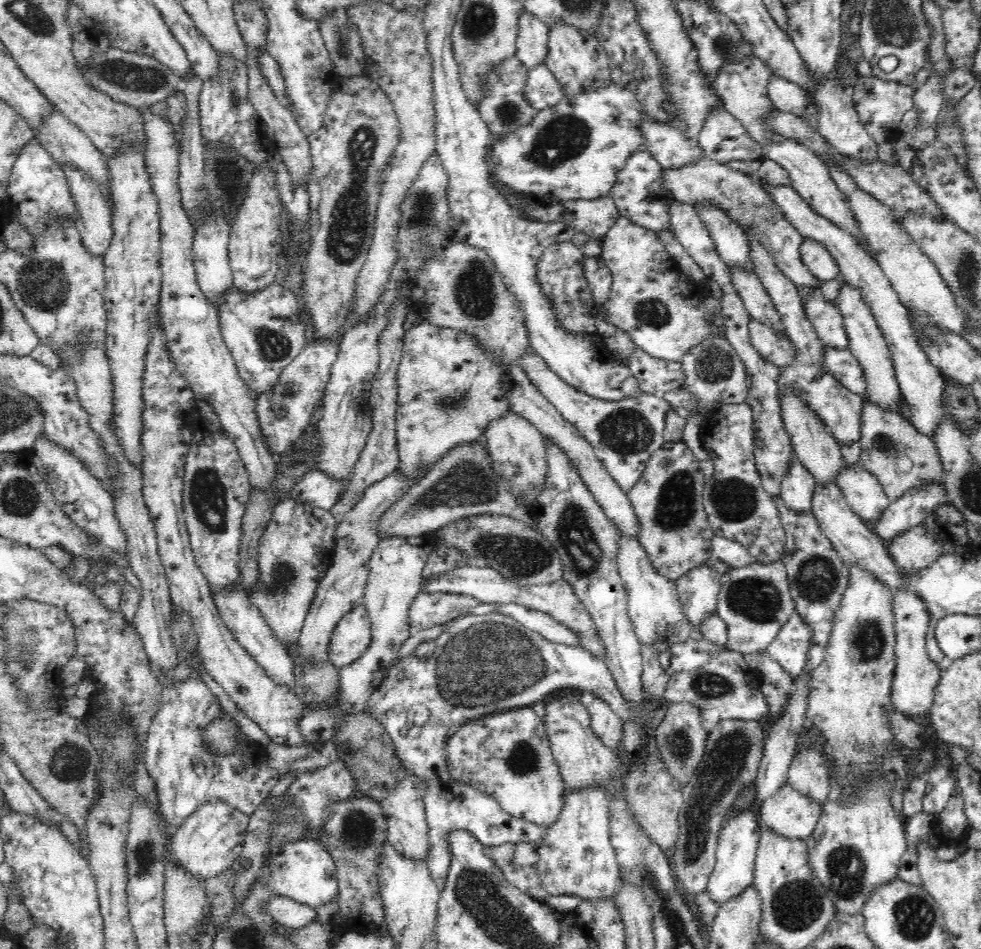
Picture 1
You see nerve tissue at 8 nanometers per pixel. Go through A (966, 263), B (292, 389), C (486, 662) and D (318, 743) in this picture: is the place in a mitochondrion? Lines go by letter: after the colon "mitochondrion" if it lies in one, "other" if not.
A: mitochondrion
B: mitochondrion
C: mitochondrion
D: other

